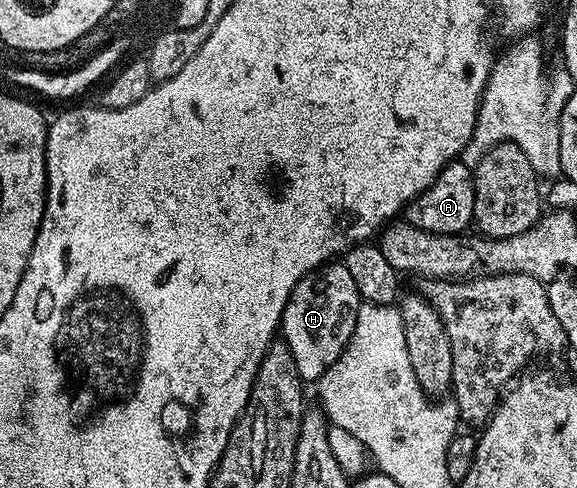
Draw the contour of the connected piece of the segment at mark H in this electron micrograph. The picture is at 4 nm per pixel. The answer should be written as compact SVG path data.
M326 263L295 283L295 291L291 291L281 316L279 333L295 359L295 367L299 367L302 382L317 383L343 354L355 331L355 319L361 304L355 279L351 279L351 271L347 271L343 263Z

